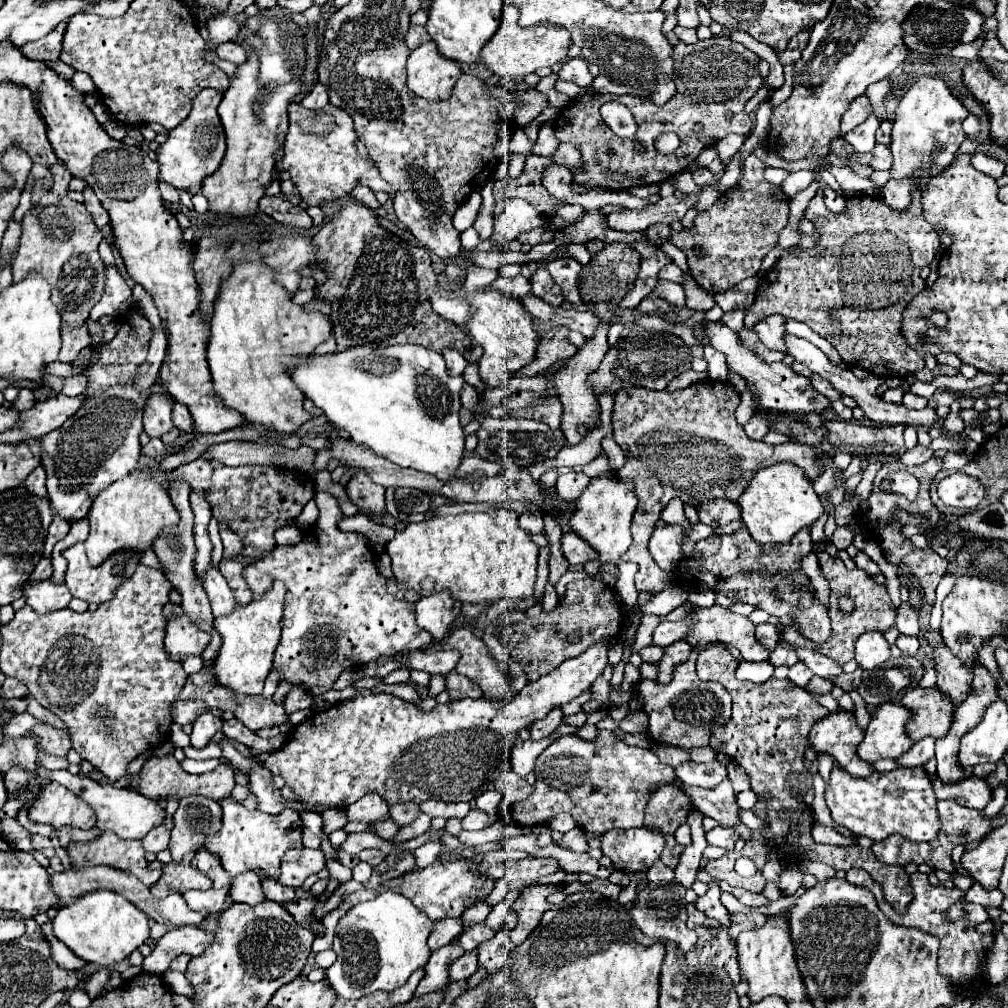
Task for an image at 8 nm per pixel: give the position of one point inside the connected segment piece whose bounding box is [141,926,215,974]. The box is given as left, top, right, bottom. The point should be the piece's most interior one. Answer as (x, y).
(184, 940)

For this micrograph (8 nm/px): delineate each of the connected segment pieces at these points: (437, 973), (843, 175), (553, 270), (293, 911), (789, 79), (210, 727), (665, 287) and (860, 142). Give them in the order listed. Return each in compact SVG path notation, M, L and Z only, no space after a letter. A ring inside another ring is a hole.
M453 942L453 944L447 944L443 948L435 950L431 954L427 966L425 966L427 974L419 982L419 986L415 990L415 996L423 996L423 994L439 990L439 986L445 986L449 982L449 966L459 956L463 956L463 948L461 948L459 942L457 944Z
M823 167L818 172L828 171L836 178L840 186L845 190L863 192L868 189L876 189L876 186L869 177L862 177L852 171L849 167Z
M555 258L555 260L549 260L545 264L545 270L561 286L565 302L571 302L573 306L579 306L581 296L577 292L577 278L579 278L581 264L575 258Z
M305 898L305 900L299 900L299 902L287 904L285 910L289 910L289 914L291 914L299 924L303 924L303 926L309 928L309 930L313 930L309 924L313 922L311 912L313 912L313 908L315 908L317 904L319 904L319 898Z
M787 66L785 68L785 84L769 96L769 100L767 100L769 106L771 108L777 108L781 102L785 102L789 98L791 90L793 90L793 66Z
M201 714L195 724L193 724L193 732L191 732L191 744L193 748L203 748L209 744L209 740L215 736L215 732L219 732L223 728L223 720L213 716L213 714Z
M659 280L653 289L653 293L677 307L683 307L685 305L684 290L678 283Z
M871 112L871 116L863 124L859 124L855 130L851 130L849 134L845 134L845 140L857 152L871 152L873 146L875 146L875 132L881 126L881 122L883 120L875 112Z

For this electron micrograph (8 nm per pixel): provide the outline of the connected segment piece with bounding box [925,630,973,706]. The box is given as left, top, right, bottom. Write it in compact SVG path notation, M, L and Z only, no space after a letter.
M927 630L925 632L925 640L933 646L933 654L935 654L935 668L939 672L939 680L937 686L951 694L953 706L957 706L959 702L965 700L969 686L971 686L971 670L963 668L963 662L949 652L949 648L943 644L941 636L935 630Z

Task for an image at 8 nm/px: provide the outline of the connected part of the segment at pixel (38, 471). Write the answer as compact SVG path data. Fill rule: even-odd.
M39 464L25 480L25 486L33 492L33 494L39 494L39 496L47 496L47 490L45 490L45 468Z

